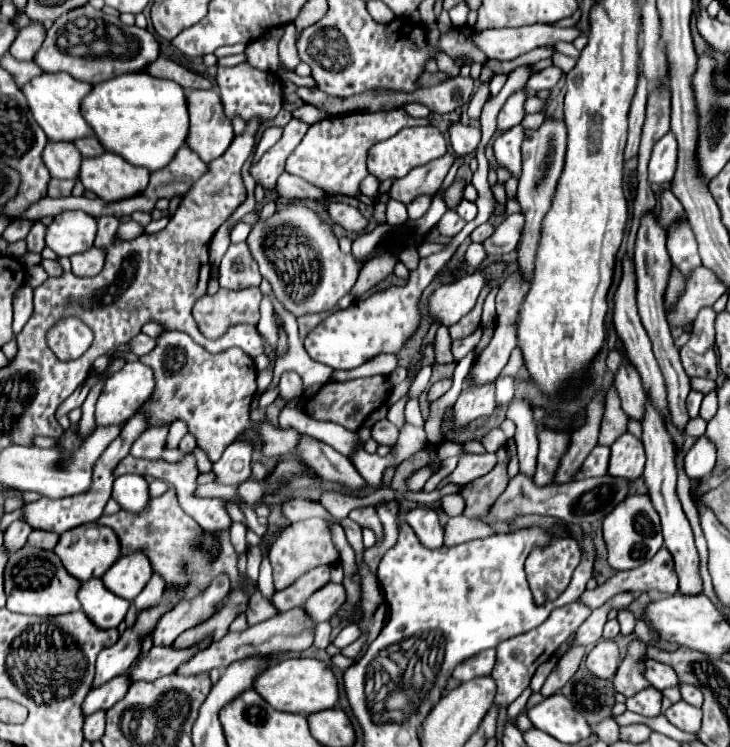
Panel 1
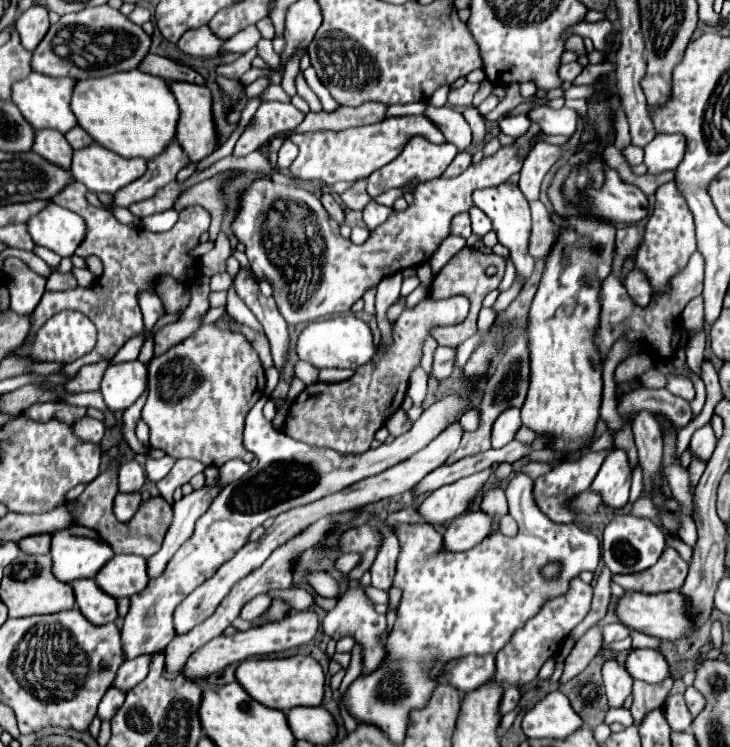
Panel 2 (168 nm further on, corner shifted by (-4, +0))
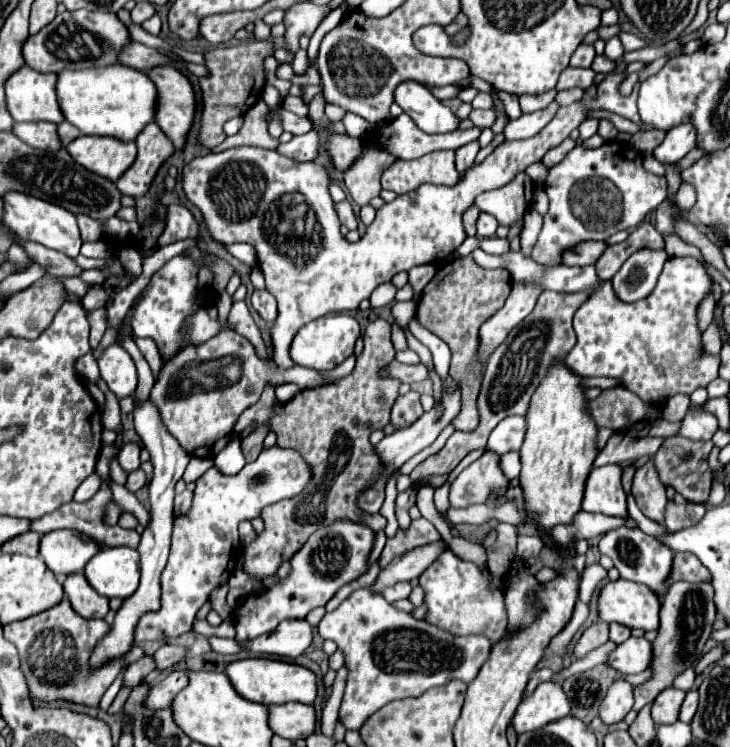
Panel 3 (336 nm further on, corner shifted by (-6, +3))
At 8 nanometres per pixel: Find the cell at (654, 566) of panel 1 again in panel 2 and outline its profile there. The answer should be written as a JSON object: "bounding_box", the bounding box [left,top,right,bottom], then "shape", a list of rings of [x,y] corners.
{"bounding_box":[612,546,688,592],"shape":[[[668,546],[660,560],[644,570],[634,574],[612,574],[612,582],[620,584],[626,592],[668,592],[668,590],[680,590],[684,580],[688,576],[688,564],[680,558],[680,554]]]}

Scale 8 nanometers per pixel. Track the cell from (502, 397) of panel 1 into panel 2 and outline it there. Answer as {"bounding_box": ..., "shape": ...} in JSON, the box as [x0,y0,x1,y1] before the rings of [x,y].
{"bounding_box":[492,408,522,448],"shape":[[[520,408],[504,410],[492,426],[492,448],[502,448],[504,444],[508,444],[514,438],[520,424],[522,424],[520,422]]]}

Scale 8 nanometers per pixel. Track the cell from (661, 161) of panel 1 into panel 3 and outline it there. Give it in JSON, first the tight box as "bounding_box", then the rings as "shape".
{"bounding_box":[654,123,696,163],"shape":[[[684,123],[668,131],[662,145],[654,149],[654,157],[662,163],[676,163],[694,147],[696,147],[696,129],[690,123]]]}

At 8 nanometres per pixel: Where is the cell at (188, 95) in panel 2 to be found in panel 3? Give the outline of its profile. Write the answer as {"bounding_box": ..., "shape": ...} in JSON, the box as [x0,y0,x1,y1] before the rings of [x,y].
{"bounding_box":[146,65,194,149],"shape":[[[158,65],[154,69],[148,69],[146,75],[156,85],[154,121],[162,129],[162,133],[174,143],[174,147],[180,149],[194,121],[194,89],[190,81],[170,65]]]}

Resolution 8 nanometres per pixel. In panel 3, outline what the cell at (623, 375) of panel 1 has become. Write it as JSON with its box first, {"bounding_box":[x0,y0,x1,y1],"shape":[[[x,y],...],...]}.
{"bounding_box":[632,461,668,525],"shape":[[[652,461],[636,471],[634,485],[632,485],[632,495],[634,495],[640,511],[648,519],[664,525],[664,513],[666,513],[668,499],[666,499],[664,485],[658,481],[658,475],[656,475],[656,469],[654,469]]]}

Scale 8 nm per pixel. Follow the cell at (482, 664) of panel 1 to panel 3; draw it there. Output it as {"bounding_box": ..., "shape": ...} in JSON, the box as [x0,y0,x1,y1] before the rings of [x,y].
{"bounding_box":[318,589,492,731],"shape":[[[370,589],[354,591],[338,609],[326,613],[318,625],[318,633],[324,639],[332,639],[344,653],[348,677],[338,721],[354,731],[390,701],[420,697],[430,687],[444,685],[452,679],[470,683],[492,647],[484,635],[458,637],[424,619],[414,619],[410,613],[390,605],[382,595],[370,593]]]}

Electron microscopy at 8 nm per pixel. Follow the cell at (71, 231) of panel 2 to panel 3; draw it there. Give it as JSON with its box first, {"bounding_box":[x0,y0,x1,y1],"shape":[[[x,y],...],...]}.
{"bounding_box":[2,191,80,257],"shape":[[[8,191],[2,195],[4,201],[4,213],[2,213],[2,223],[12,229],[12,233],[22,239],[22,241],[36,241],[48,249],[60,251],[68,257],[78,257],[80,255],[80,231],[78,231],[78,223],[76,217],[72,213],[68,213],[66,209],[52,205],[48,201],[42,201],[38,197],[26,195],[26,193],[18,193],[18,191]]]}

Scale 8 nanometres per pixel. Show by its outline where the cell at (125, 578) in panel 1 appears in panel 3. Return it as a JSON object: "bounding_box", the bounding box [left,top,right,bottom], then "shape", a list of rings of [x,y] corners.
{"bounding_box":[84,545,140,599],"shape":[[[126,545],[106,547],[84,567],[88,583],[104,597],[126,599],[138,589],[140,555]]]}

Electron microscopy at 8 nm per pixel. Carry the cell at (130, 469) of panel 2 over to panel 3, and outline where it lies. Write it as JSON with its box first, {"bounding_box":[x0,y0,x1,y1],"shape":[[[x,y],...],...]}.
{"bounding_box":[118,443,140,473],"shape":[[[124,443],[118,451],[118,463],[120,467],[130,473],[140,467],[140,445],[138,443]]]}

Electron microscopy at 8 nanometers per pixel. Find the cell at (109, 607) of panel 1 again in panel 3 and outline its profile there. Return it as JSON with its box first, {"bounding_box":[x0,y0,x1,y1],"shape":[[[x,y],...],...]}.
{"bounding_box":[64,573,108,619],"shape":[[[72,573],[66,577],[64,595],[68,597],[74,611],[82,617],[104,619],[108,613],[108,599],[104,595],[98,595],[82,573]]]}

